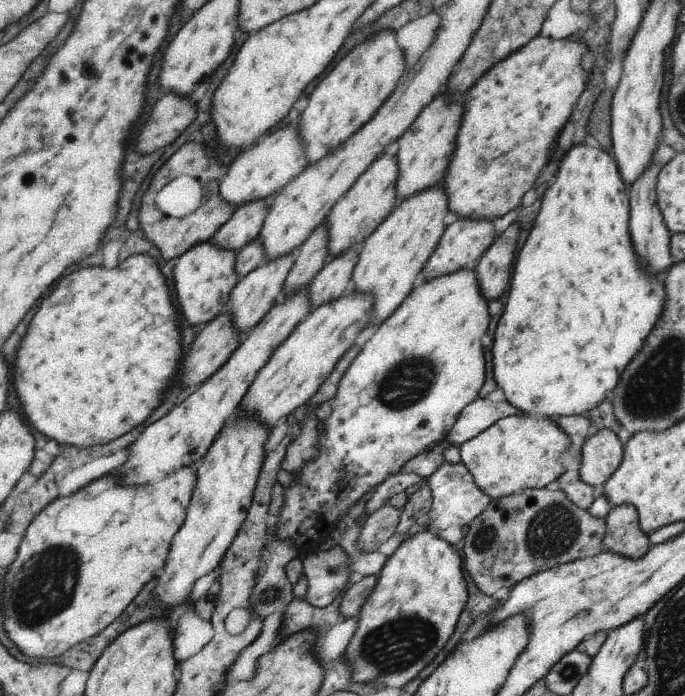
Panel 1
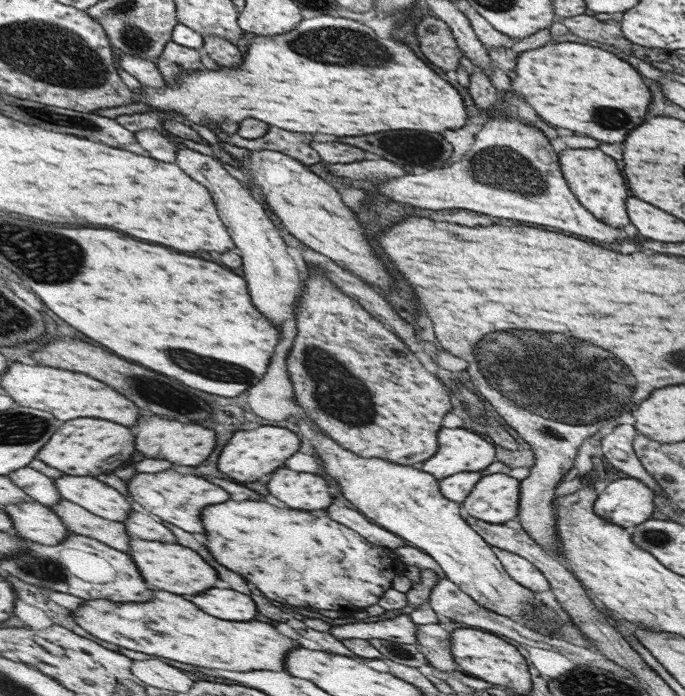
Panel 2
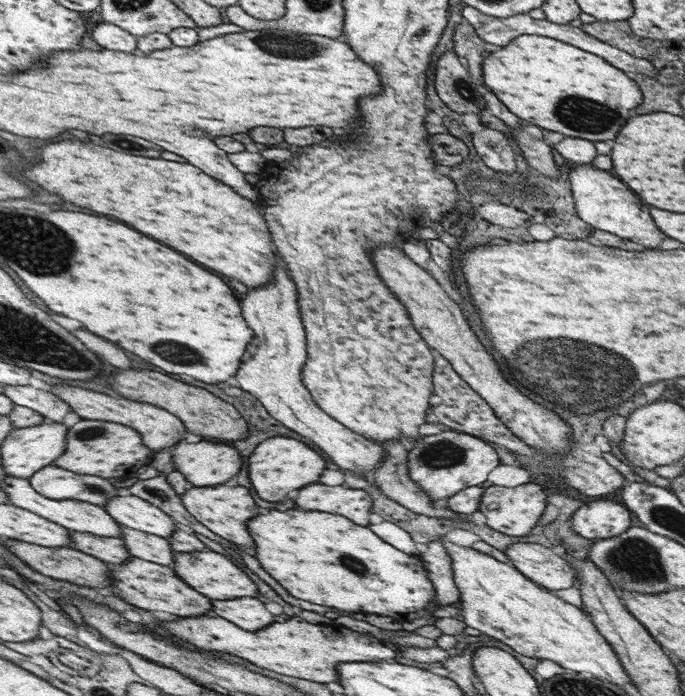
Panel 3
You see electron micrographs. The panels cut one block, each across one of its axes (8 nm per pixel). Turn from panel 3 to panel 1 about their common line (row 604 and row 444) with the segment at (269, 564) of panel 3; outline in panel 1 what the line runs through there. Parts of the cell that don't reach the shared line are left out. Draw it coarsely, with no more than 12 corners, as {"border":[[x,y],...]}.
{"border":[[474,270],[426,280],[342,378],[280,538],[313,549],[485,383]]}

